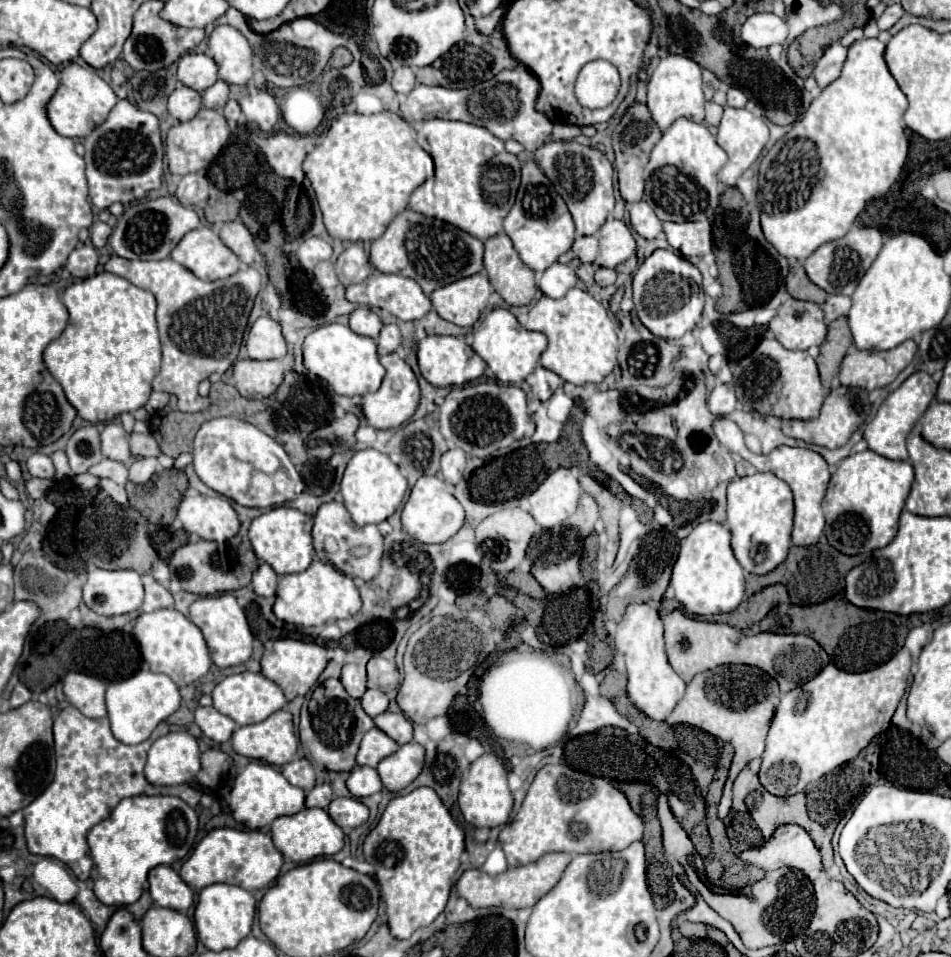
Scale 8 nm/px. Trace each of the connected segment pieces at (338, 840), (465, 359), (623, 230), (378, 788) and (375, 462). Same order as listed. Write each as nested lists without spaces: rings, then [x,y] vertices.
[[[328,782],[324,784],[316,784],[308,794],[306,794],[306,806],[304,810],[300,810],[298,814],[292,816],[280,816],[272,822],[272,842],[274,846],[290,860],[294,862],[308,862],[320,856],[332,856],[336,852],[342,850],[344,846],[344,832],[342,828],[330,818],[330,814],[322,808],[328,808],[328,804],[332,802],[334,794],[332,794],[332,786]]]
[[[426,336],[418,344],[418,364],[422,376],[438,388],[460,386],[478,380],[486,370],[486,362],[466,344],[464,336]]]
[[[608,216],[608,220],[598,230],[598,240],[600,252],[594,260],[596,266],[614,268],[624,260],[636,256],[636,242],[632,232],[622,220],[616,220],[614,216]]]
[[[354,766],[354,770],[350,772],[350,778],[346,780],[346,786],[354,798],[372,796],[376,792],[382,792],[384,788],[376,768],[370,768],[370,766]]]
[[[360,450],[348,462],[348,468],[340,484],[340,494],[344,496],[344,506],[350,512],[352,520],[358,526],[364,526],[364,524],[380,524],[388,516],[392,516],[404,498],[406,488],[408,480],[400,474],[398,466],[386,454],[378,450]]]

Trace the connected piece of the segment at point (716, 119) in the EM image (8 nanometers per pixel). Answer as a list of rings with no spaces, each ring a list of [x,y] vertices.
[[[706,102],[706,122],[710,126],[718,126],[720,124],[720,118],[722,118],[722,106],[714,104],[714,102]]]

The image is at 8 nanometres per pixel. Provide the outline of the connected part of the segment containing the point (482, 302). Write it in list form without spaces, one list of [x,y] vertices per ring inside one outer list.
[[[474,274],[446,284],[430,294],[432,308],[456,326],[472,326],[488,306],[492,284],[486,274]]]

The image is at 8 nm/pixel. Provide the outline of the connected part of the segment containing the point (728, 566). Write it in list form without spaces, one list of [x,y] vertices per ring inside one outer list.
[[[700,522],[680,548],[664,598],[676,599],[690,614],[700,616],[734,610],[744,600],[744,570],[734,558],[730,540],[732,534],[726,524]]]

